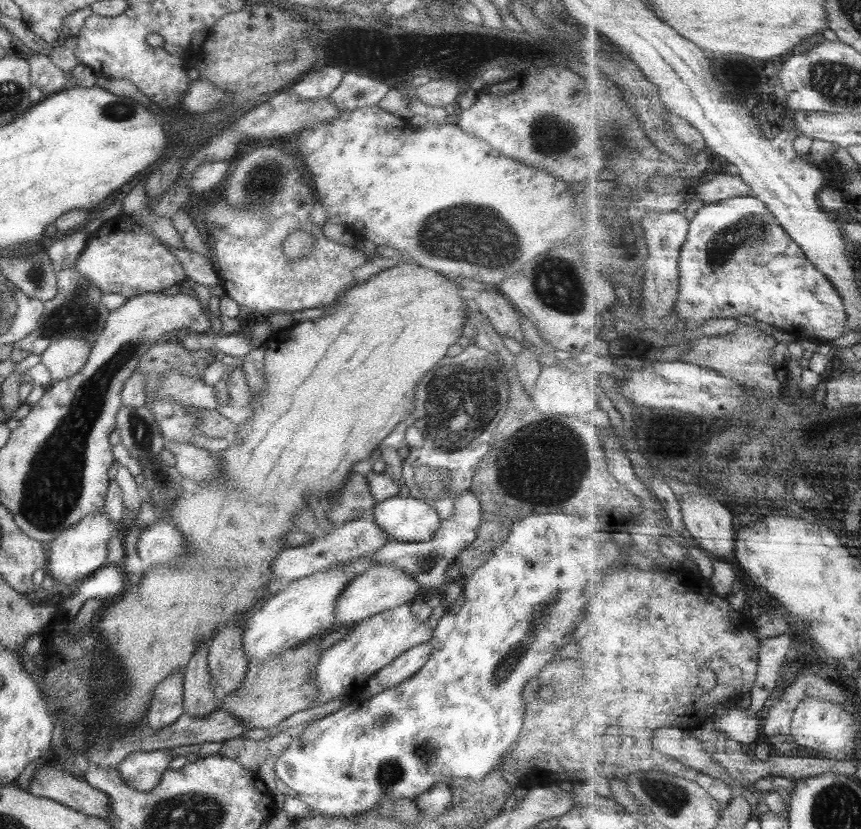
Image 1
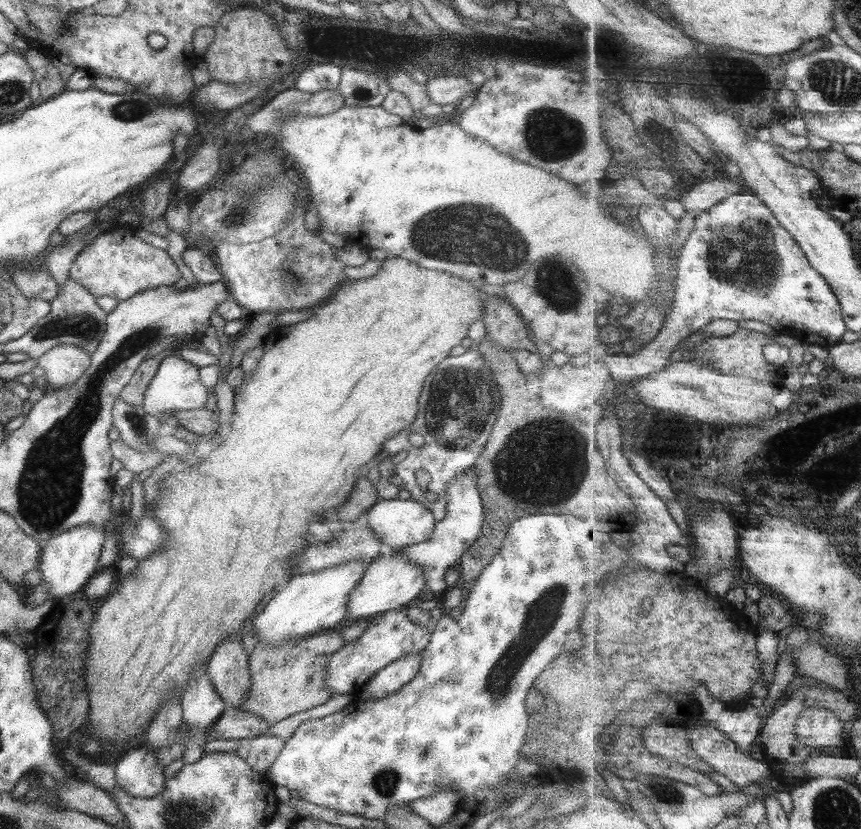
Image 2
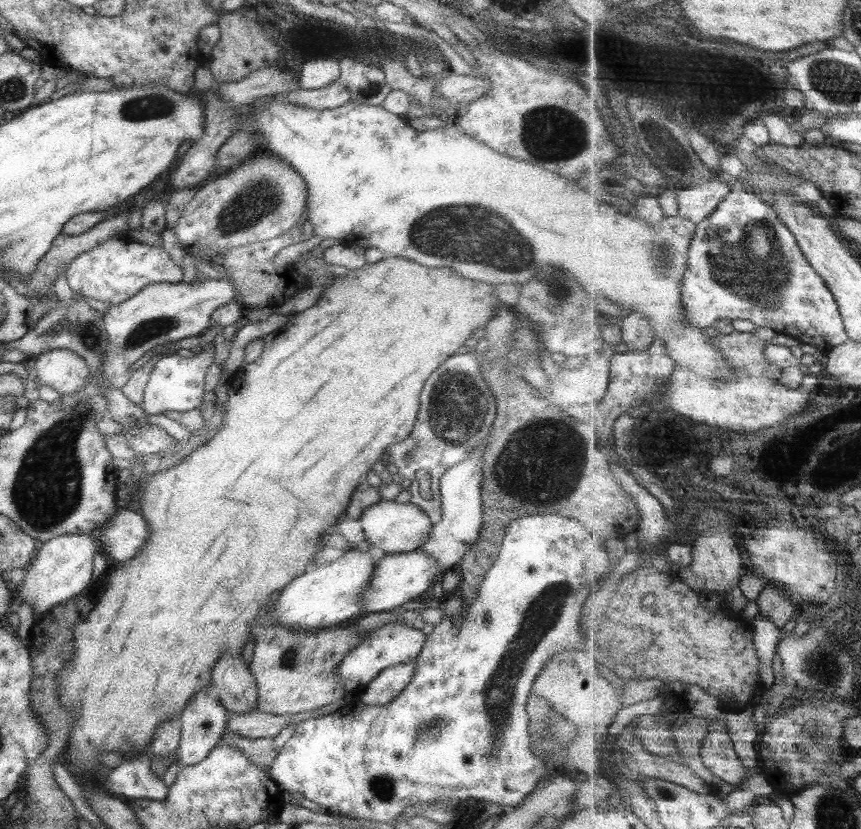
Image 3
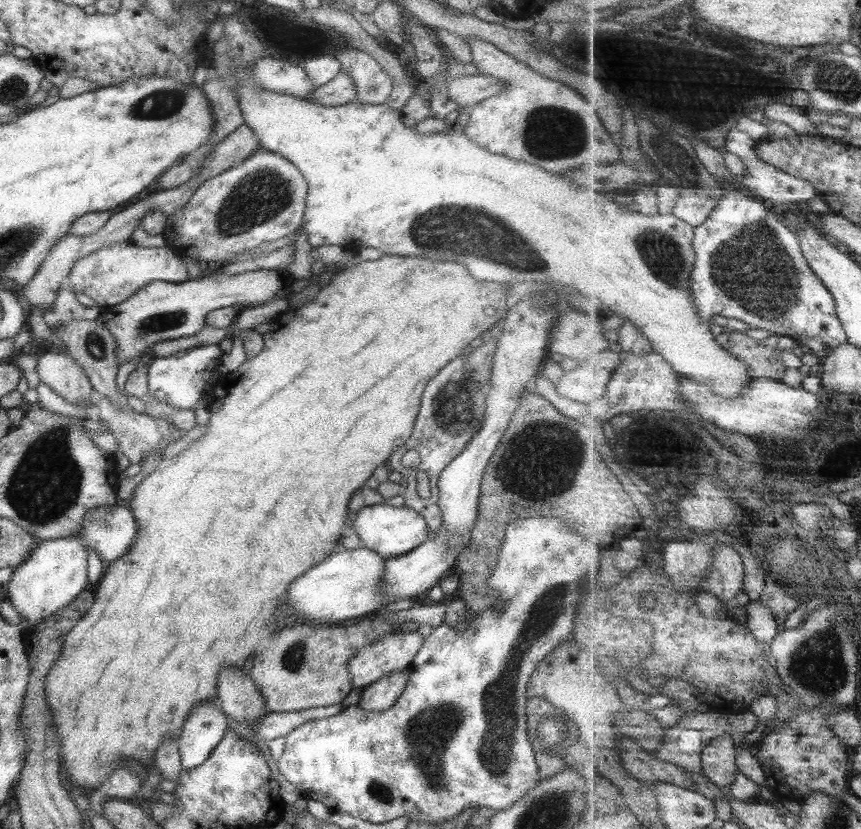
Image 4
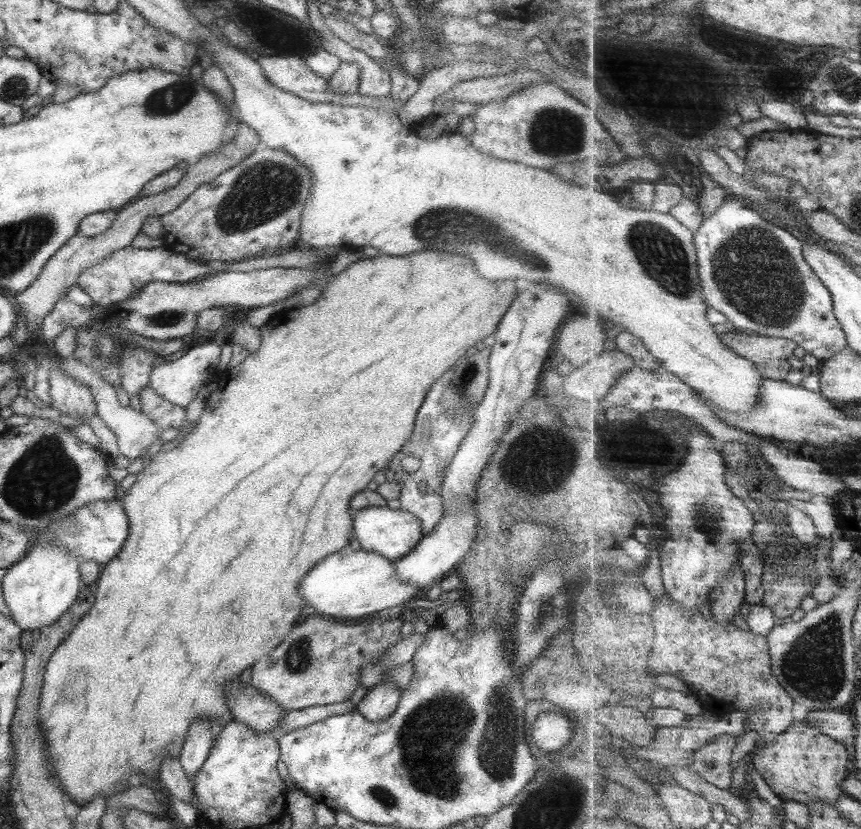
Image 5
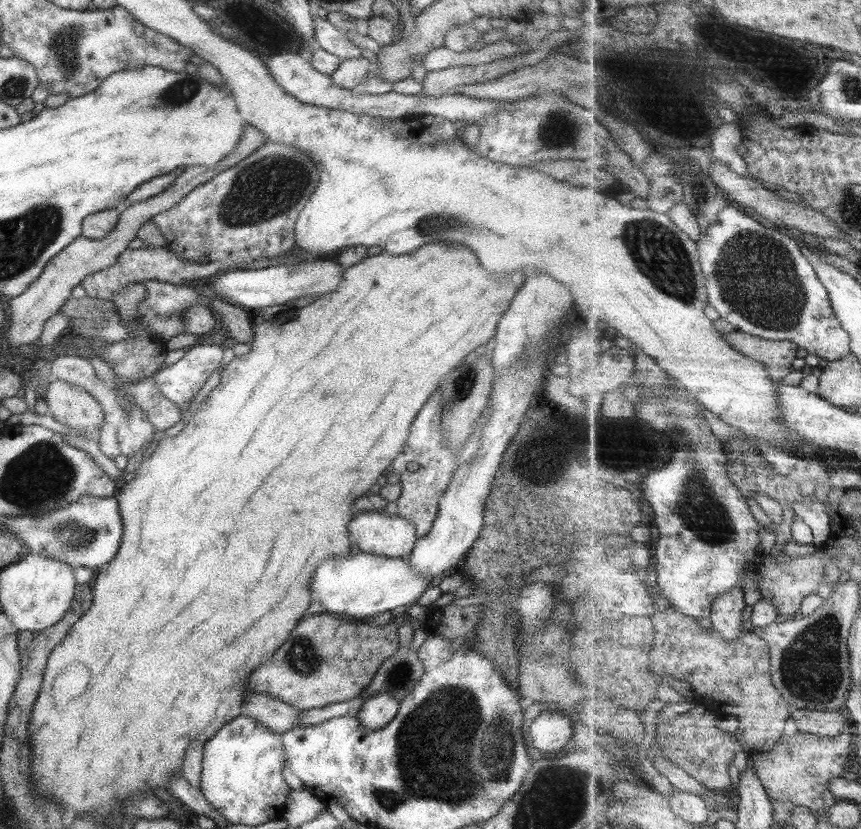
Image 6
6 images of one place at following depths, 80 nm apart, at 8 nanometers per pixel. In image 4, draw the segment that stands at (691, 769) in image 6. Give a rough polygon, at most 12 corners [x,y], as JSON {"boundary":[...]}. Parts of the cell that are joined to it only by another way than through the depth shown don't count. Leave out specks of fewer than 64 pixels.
{"boundary":[[714,744],[702,752],[703,773],[711,783],[728,790],[740,769],[733,747]]}

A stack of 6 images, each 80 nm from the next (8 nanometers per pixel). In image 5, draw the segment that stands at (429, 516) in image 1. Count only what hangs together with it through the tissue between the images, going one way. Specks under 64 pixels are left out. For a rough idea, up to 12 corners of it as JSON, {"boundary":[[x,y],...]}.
{"boundary":[[389,507],[352,513],[352,537],[387,560],[421,539],[419,519]]}

